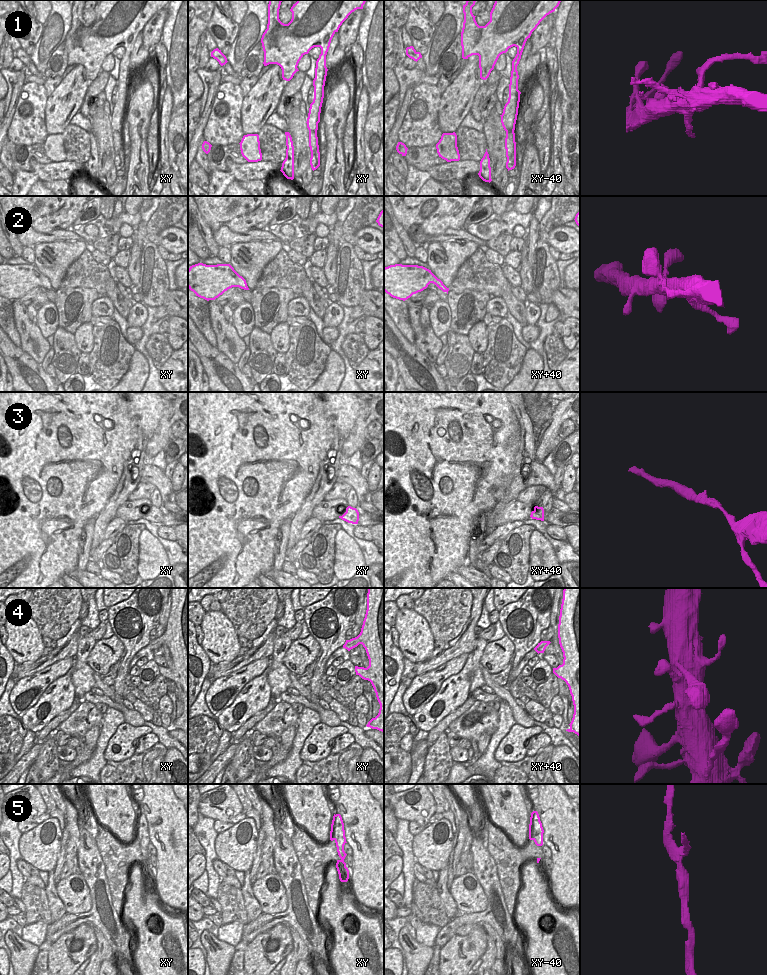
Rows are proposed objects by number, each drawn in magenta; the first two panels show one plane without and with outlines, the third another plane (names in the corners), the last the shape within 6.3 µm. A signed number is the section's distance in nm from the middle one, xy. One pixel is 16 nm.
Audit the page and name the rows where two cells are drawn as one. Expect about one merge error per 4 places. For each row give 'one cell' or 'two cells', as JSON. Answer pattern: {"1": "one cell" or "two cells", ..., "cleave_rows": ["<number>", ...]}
{"1": "one cell", "2": "one cell", "3": "one cell", "4": "one cell", "5": "two cells", "cleave_rows": ["5"]}

